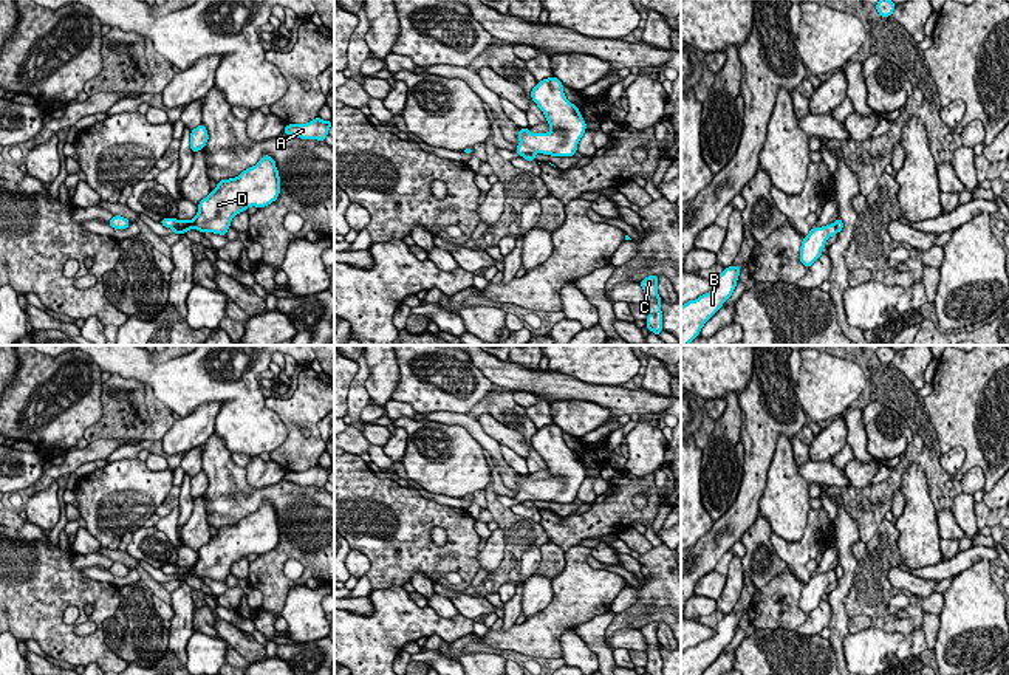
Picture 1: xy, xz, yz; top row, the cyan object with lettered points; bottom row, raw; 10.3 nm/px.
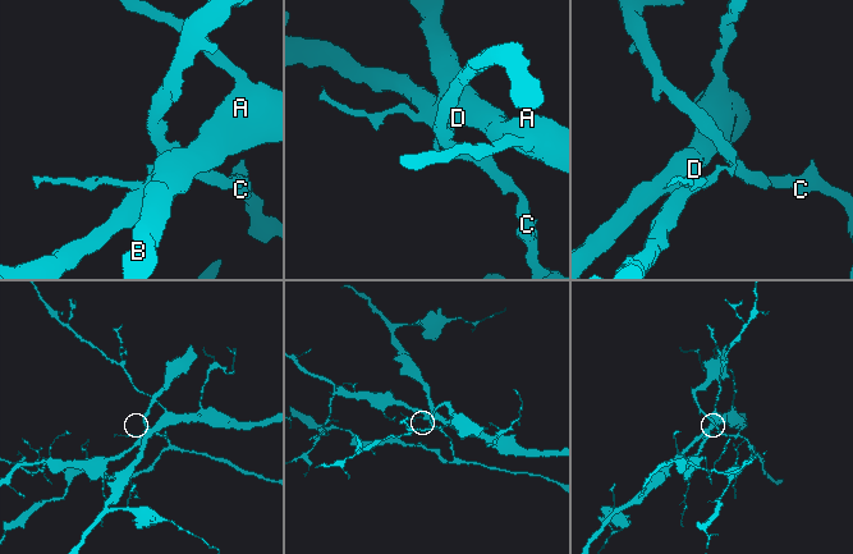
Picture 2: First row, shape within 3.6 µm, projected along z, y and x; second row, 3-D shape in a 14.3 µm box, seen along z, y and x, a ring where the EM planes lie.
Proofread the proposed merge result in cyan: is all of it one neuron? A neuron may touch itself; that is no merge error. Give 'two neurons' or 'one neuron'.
two neurons

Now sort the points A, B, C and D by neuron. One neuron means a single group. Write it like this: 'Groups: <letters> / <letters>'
Groups: A B D / C

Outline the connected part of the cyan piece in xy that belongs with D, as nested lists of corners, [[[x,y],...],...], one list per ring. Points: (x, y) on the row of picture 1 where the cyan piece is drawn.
[[[265,155],[255,166],[238,176],[221,180],[210,194],[198,203],[198,212],[183,231],[173,228],[173,234],[186,234],[189,229],[226,235],[231,220],[251,206],[265,207],[280,194],[280,176],[272,156]]]

